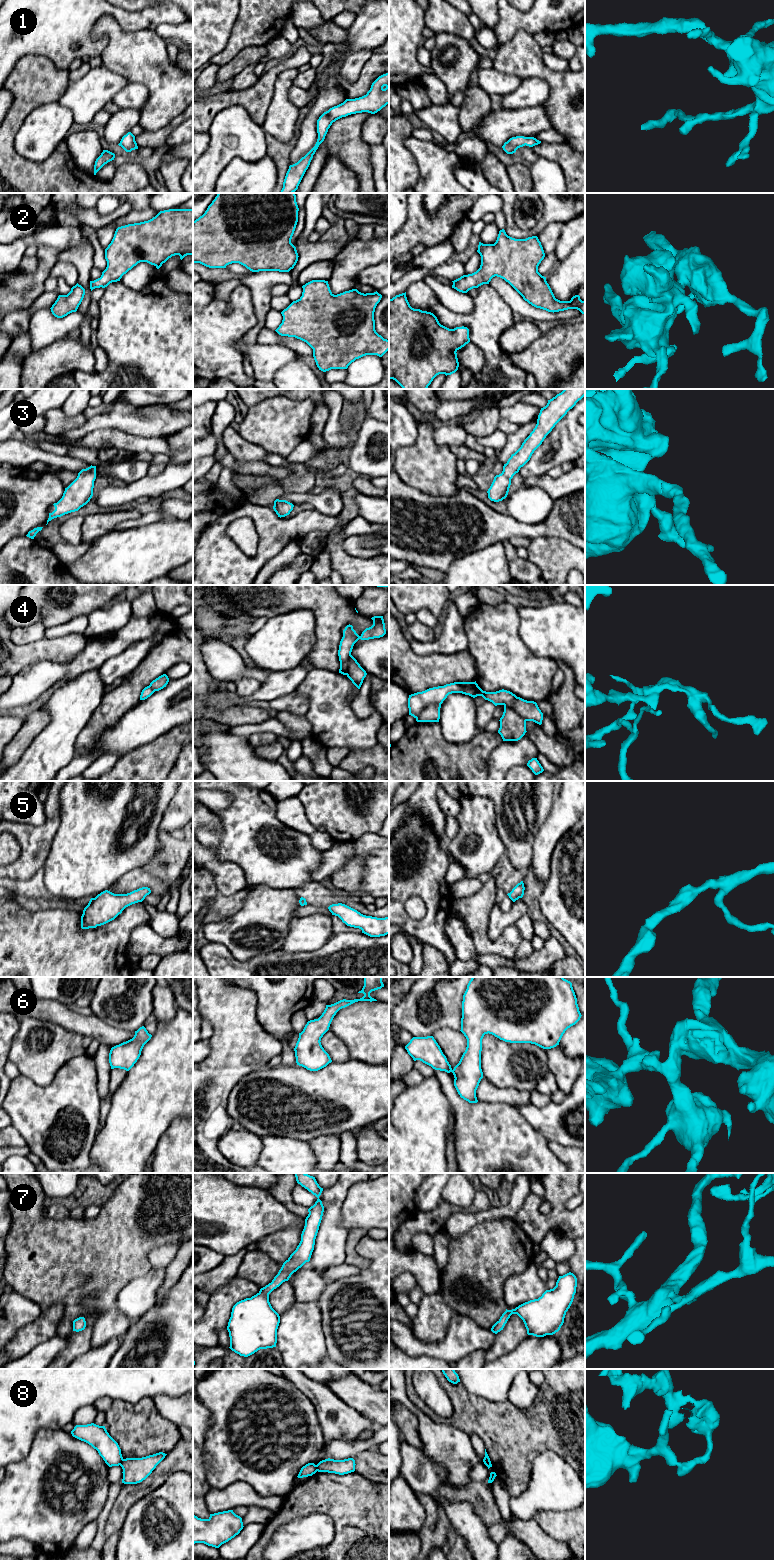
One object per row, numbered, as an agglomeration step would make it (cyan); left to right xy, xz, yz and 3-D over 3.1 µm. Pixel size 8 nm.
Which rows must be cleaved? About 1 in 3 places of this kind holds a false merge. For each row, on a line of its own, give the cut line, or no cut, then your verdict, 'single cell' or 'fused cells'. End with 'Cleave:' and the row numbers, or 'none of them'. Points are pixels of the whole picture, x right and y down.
1: no cut; single cell
2: no cut; single cell
3: no cut; single cell
4: cut in yz along (440, 704), (428, 704), (416, 718); fused cells
5: no cut; single cell
6: no cut; single cell
7: no cut; single cell
8: cut in xy along (123, 1459), (119, 1464); fused cells
Cleave: 4, 8

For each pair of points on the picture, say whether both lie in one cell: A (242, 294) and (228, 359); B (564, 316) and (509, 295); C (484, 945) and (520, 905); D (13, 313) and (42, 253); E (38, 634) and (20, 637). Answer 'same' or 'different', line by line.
A: same
B: same
C: different
D: same
E: same

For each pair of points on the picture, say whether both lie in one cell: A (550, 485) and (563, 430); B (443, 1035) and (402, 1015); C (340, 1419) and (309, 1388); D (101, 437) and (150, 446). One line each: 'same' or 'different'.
A: different
B: different
C: same
D: same

